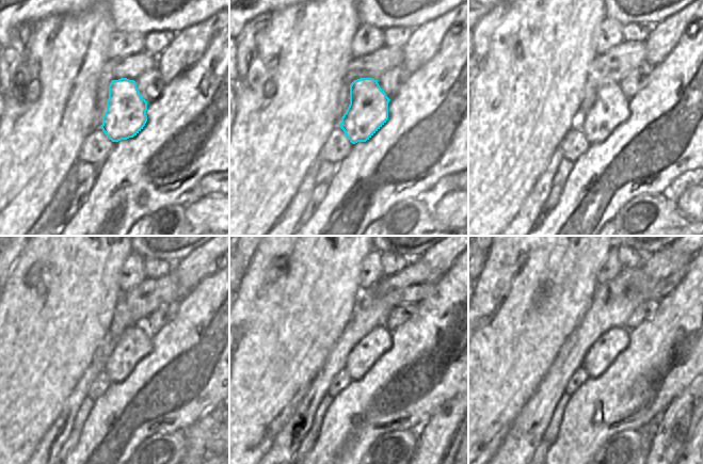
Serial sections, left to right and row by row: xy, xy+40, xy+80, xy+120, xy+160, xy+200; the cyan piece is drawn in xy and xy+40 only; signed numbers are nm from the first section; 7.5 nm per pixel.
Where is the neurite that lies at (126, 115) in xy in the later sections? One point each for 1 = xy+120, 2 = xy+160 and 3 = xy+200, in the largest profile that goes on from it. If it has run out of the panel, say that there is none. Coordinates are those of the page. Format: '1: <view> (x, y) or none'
1: xy+120 (134, 344)
2: xy+160 (366, 352)
3: xy+200 (605, 350)

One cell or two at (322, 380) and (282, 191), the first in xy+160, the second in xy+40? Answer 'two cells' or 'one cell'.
two cells

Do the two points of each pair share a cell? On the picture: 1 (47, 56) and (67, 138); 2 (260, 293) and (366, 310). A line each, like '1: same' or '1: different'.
1: same
2: different

